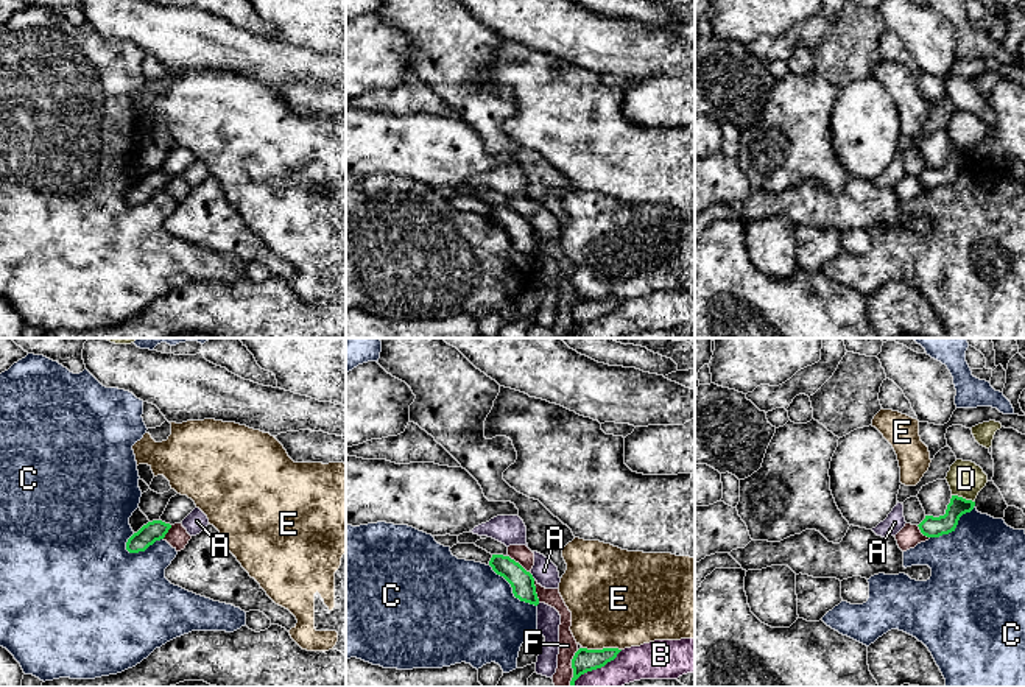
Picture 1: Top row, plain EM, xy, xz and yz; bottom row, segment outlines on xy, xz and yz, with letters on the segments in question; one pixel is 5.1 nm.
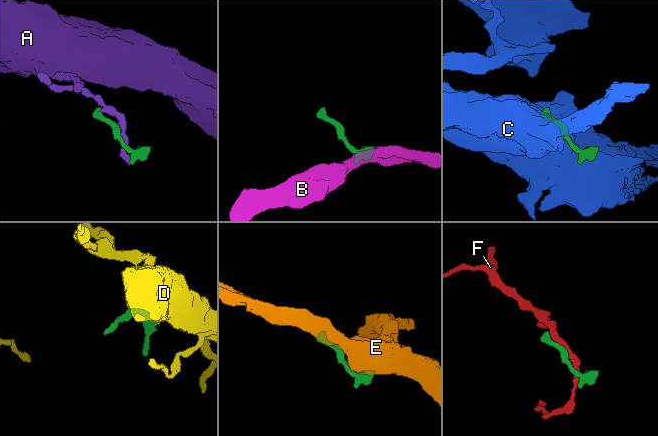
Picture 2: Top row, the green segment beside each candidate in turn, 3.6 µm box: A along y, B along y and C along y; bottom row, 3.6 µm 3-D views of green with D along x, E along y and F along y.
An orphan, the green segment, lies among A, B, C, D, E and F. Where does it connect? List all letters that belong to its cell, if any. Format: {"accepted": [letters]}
{"accepted": ["C"]}

